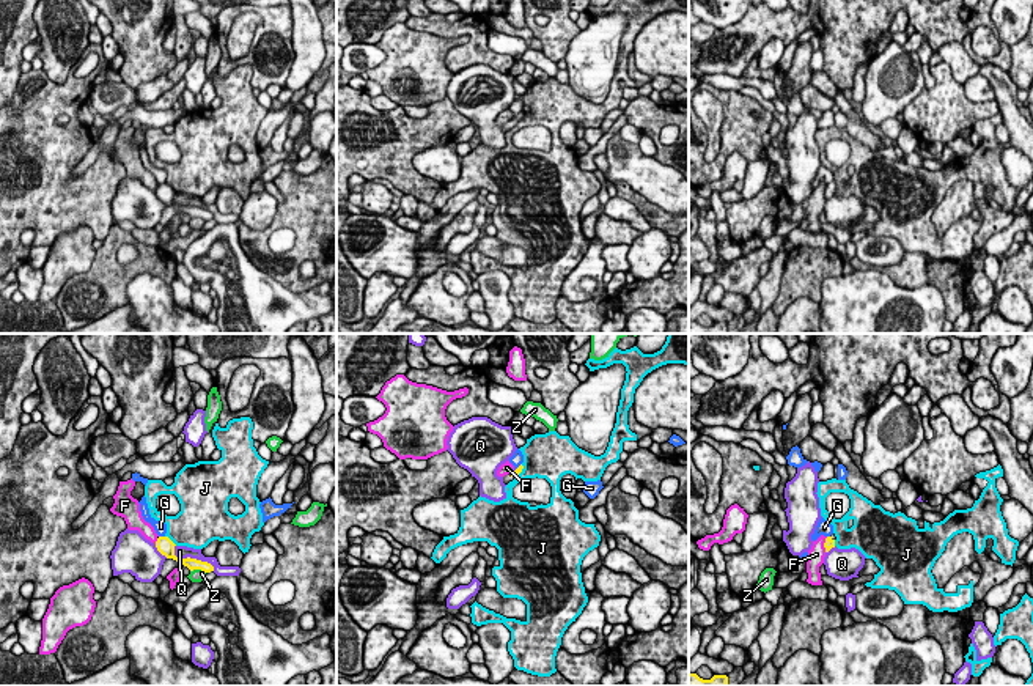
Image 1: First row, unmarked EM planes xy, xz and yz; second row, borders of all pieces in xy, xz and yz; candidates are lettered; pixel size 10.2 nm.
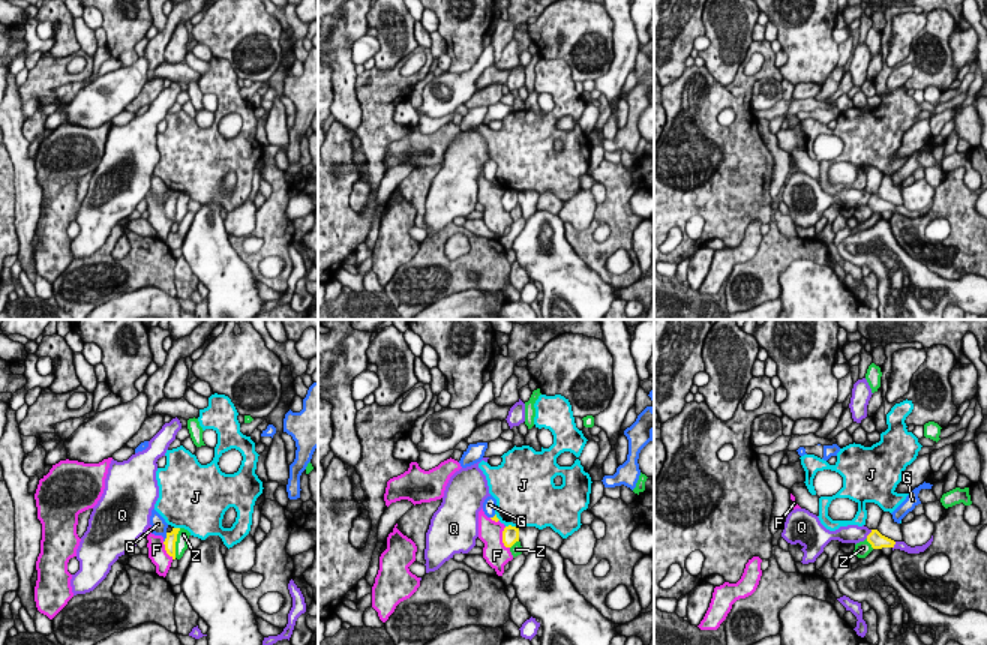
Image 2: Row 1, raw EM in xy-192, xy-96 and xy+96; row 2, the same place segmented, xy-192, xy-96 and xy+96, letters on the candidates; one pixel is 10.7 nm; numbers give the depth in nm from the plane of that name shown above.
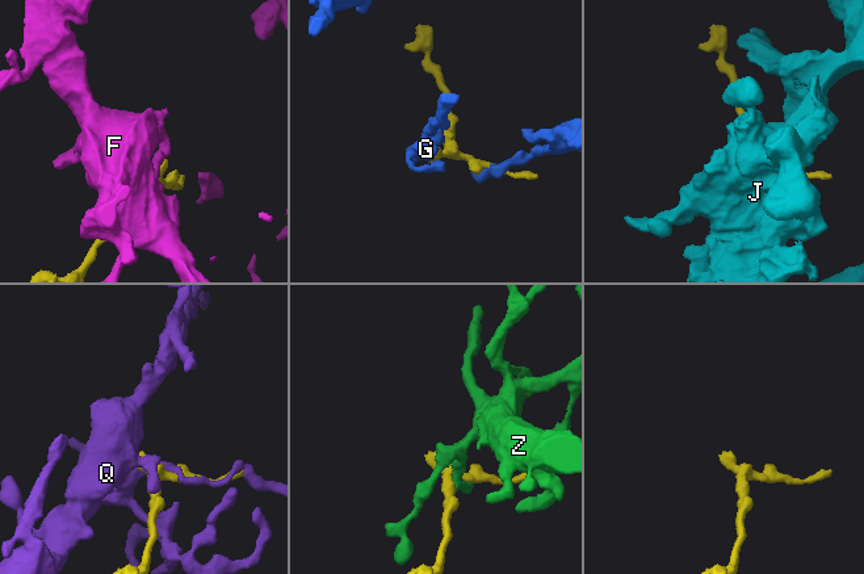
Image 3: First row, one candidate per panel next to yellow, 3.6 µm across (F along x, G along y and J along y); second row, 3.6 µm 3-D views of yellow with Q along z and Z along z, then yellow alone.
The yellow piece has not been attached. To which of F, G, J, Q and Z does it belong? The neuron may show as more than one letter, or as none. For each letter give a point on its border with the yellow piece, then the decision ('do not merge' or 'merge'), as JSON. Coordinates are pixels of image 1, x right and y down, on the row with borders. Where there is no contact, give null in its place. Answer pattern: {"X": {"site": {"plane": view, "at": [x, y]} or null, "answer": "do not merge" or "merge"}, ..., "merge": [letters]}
{"F": {"site": {"plane": "xy", "at": [156, 542]}, "answer": "do not merge"}, "G": {"site": {"plane": "xy", "at": [162, 537]}, "answer": "do not merge"}, "J": {"site": {"plane": "xy", "at": [170, 540]}, "answer": "do not merge"}, "Q": {"site": {"plane": "xy", "at": [192, 559]}, "answer": "do not merge"}, "Z": {"site": {"plane": "xy", "at": [198, 568]}, "answer": "do not merge"}, "merge": []}

